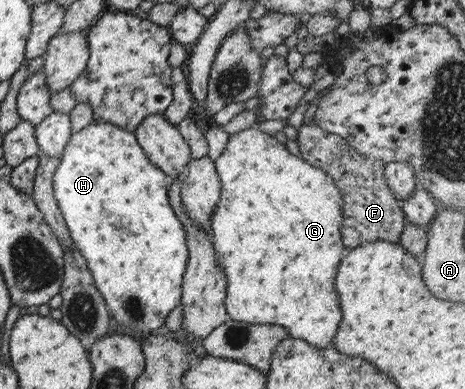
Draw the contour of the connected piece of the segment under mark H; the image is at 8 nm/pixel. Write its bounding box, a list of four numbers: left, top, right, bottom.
[53,122,188,336]

